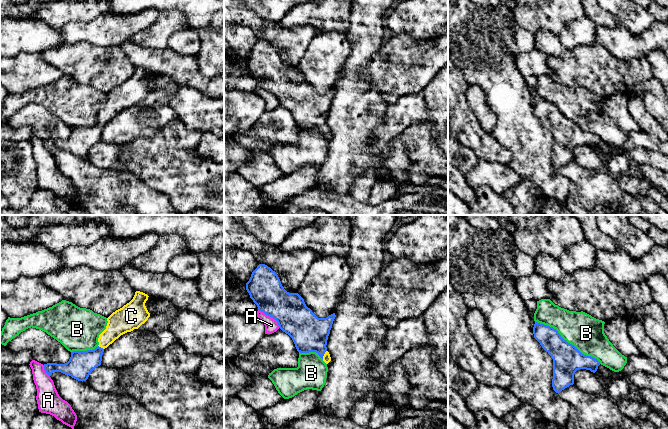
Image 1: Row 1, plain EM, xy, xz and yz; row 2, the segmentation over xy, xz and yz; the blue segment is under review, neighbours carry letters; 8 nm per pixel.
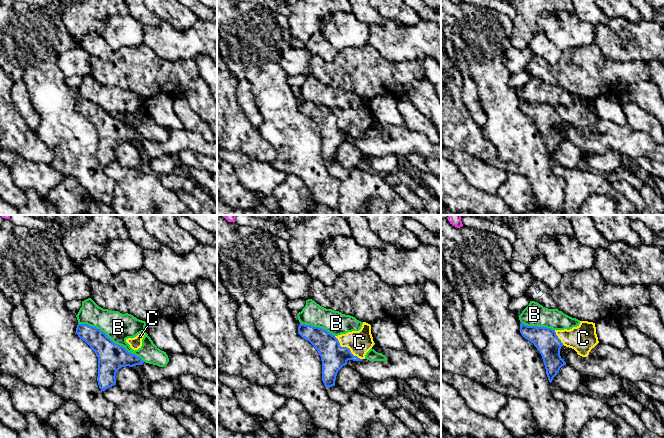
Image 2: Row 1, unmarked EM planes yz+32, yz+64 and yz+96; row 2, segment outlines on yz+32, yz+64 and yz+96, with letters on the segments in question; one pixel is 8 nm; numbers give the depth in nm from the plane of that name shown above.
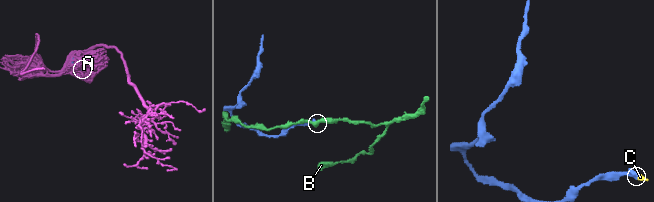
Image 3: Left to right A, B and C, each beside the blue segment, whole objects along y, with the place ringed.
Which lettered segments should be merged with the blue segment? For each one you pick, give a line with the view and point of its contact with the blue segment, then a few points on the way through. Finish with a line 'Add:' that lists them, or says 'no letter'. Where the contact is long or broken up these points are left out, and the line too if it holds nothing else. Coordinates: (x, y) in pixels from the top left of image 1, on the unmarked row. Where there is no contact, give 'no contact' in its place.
C: xz (324, 129) | across xz (309, 109), (324, 129), (326, 134)
Add: C

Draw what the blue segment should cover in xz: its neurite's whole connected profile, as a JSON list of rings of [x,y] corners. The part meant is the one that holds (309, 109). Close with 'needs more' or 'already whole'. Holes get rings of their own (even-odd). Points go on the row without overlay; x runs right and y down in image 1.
[[[265,40],[252,48],[246,66],[258,86],[275,95],[292,114],[298,128],[316,128],[326,140],[331,137],[326,121],[335,89],[318,94],[298,69],[284,65],[276,48]]] | needs more

